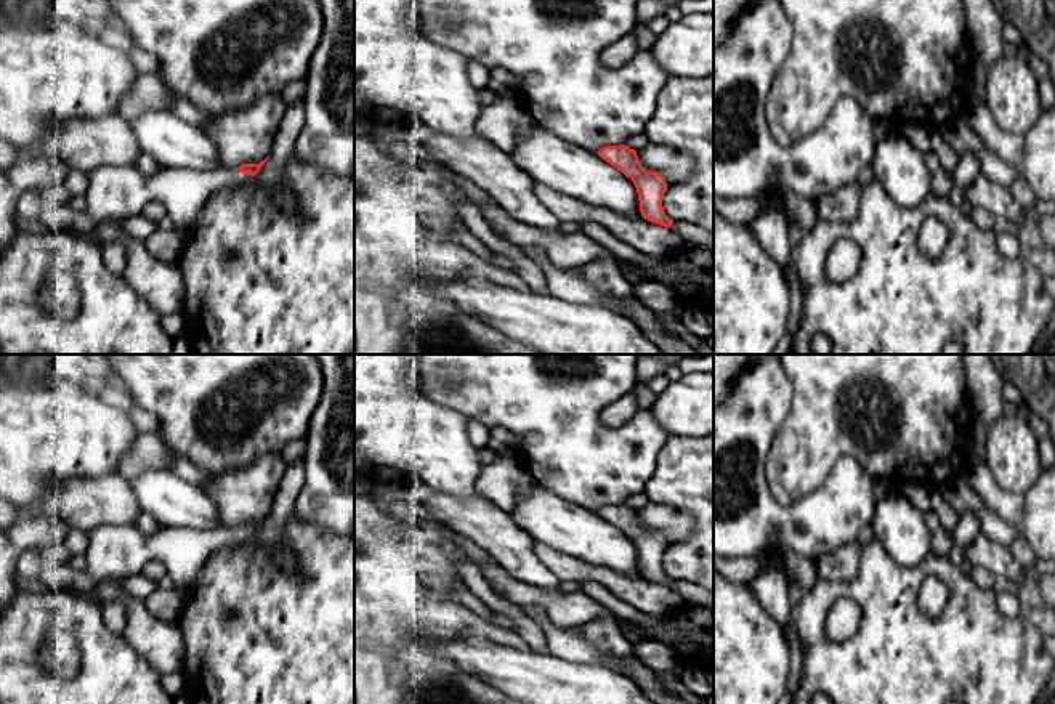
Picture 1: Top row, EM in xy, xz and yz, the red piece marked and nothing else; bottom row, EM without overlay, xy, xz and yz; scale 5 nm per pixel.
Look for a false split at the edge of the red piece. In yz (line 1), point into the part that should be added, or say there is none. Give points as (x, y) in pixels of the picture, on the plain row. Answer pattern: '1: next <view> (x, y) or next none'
1: next none

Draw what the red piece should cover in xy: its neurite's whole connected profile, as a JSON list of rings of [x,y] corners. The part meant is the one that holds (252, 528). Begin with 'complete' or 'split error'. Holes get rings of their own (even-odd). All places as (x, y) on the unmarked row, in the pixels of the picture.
split error | [[[268,518],[237,529],[162,528],[152,536],[135,524],[98,526],[88,532],[87,568],[74,576],[71,590],[88,595],[104,581],[143,574],[149,561],[160,561],[173,585],[186,592],[218,550],[250,540]]]

